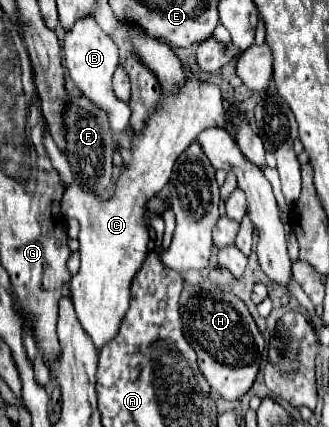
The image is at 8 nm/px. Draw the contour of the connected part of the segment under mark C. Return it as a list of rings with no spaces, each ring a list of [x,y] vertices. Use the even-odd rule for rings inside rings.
[[[188,73],[186,79],[186,87],[182,91],[178,91],[174,97],[164,97],[158,111],[150,115],[146,129],[142,135],[134,137],[134,147],[132,147],[132,161],[130,165],[124,167],[122,175],[118,177],[118,185],[116,185],[116,193],[108,199],[108,201],[100,201],[96,195],[92,193],[84,193],[82,187],[78,187],[76,183],[72,183],[62,197],[62,215],[74,217],[80,221],[80,255],[82,255],[82,263],[80,263],[80,271],[78,275],[74,275],[70,279],[70,293],[76,305],[76,313],[80,319],[80,325],[84,327],[84,331],[90,335],[90,339],[94,341],[96,351],[102,351],[104,345],[108,345],[120,331],[122,319],[128,311],[128,299],[130,299],[130,283],[134,279],[134,275],[138,273],[138,269],[144,263],[144,257],[148,253],[146,245],[148,245],[148,225],[142,221],[144,209],[146,209],[146,201],[150,197],[154,197],[170,179],[172,167],[176,163],[176,159],[184,153],[184,149],[198,137],[200,131],[214,127],[214,125],[222,125],[226,121],[226,111],[222,107],[222,95],[220,89],[208,81],[200,81],[198,77],[192,77]]]

